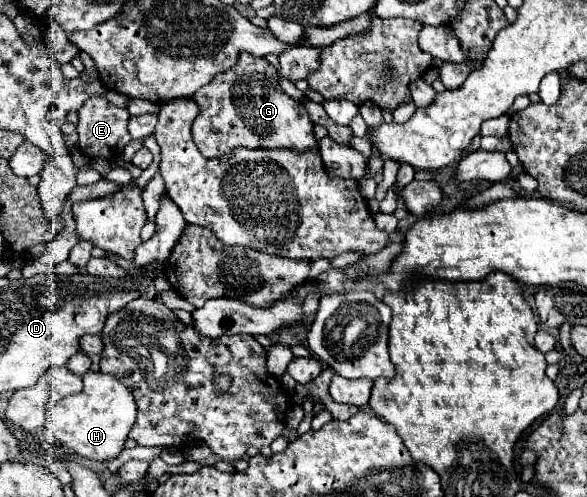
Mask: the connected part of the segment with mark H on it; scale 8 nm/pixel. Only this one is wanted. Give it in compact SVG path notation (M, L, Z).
M89 370L83 374L83 390L71 394L47 408L45 436L53 442L63 444L81 458L93 462L109 462L123 452L127 434L135 422L137 406L131 390L115 376Z

